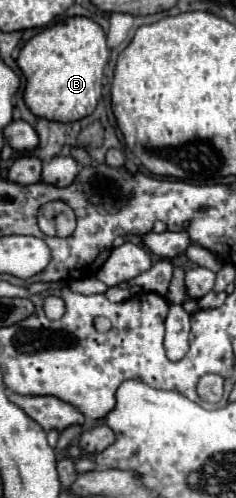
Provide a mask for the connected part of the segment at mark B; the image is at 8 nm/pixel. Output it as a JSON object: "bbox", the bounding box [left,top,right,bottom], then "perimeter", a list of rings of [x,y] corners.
{"bbox":[17,16,109,122],"perimeter":[[[73,16],[43,28],[25,42],[17,58],[17,66],[27,78],[25,102],[29,110],[55,122],[75,122],[89,116],[101,98],[101,78],[109,54],[105,32],[91,18]]]}

